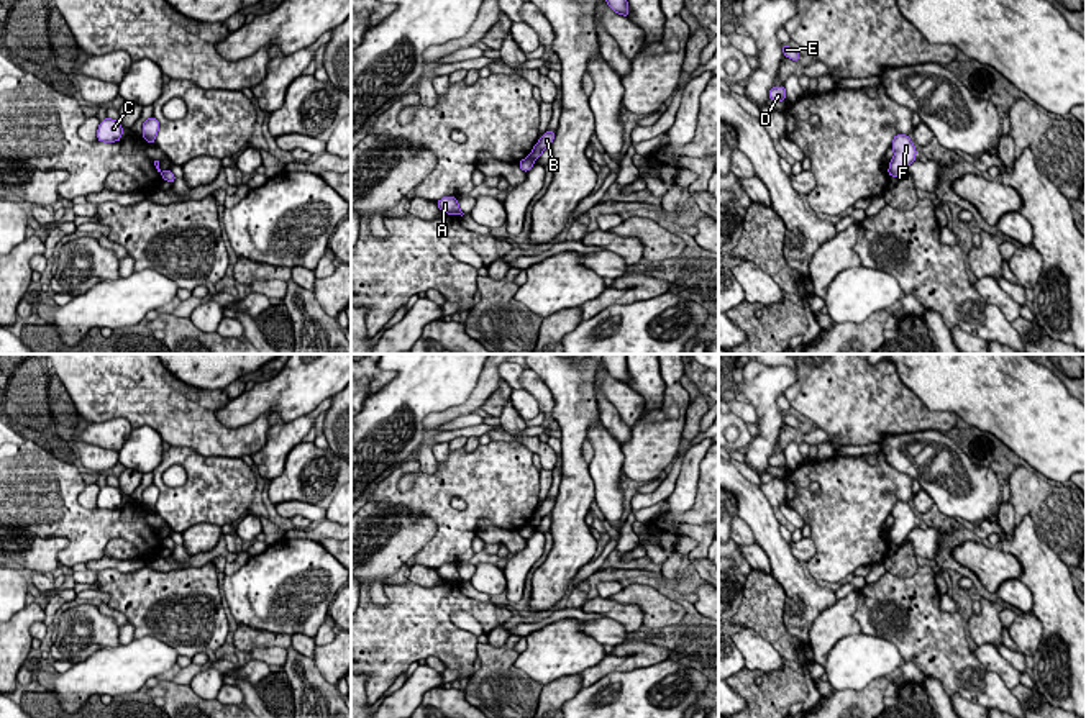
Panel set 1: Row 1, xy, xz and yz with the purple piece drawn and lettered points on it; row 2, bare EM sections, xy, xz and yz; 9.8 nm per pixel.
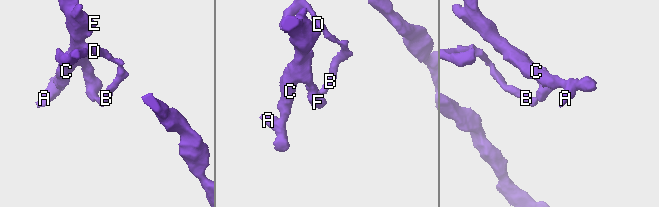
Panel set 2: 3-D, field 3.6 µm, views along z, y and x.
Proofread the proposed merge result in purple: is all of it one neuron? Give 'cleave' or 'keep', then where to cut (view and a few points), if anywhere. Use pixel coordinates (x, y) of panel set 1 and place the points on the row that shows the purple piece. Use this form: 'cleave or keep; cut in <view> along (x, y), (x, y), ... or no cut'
cleave; cut in xz along (529, 156), (533, 159)

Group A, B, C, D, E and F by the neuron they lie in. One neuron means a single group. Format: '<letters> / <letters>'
A C E F / B D

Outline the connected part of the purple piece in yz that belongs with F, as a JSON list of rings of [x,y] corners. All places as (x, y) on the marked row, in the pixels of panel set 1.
[[[896,134],[892,139],[894,157],[889,161],[889,175],[902,177],[907,167],[915,161],[915,148],[907,134]]]

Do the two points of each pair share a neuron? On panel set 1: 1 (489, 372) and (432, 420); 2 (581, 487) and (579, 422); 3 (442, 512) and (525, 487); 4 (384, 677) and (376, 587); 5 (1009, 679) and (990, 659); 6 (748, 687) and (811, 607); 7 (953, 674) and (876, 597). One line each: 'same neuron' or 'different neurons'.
1: same neuron
2: same neuron
3: same neuron
4: different neurons
5: same neuron
6: different neurons
7: same neuron

